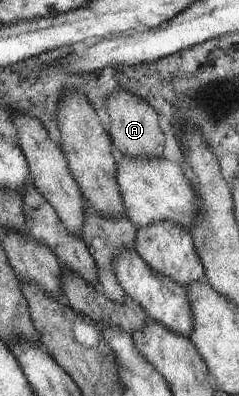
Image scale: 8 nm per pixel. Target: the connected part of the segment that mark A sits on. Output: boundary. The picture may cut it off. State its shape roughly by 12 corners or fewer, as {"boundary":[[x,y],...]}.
{"boundary":[[119,89],[104,103],[118,155],[163,156],[157,113]]}

